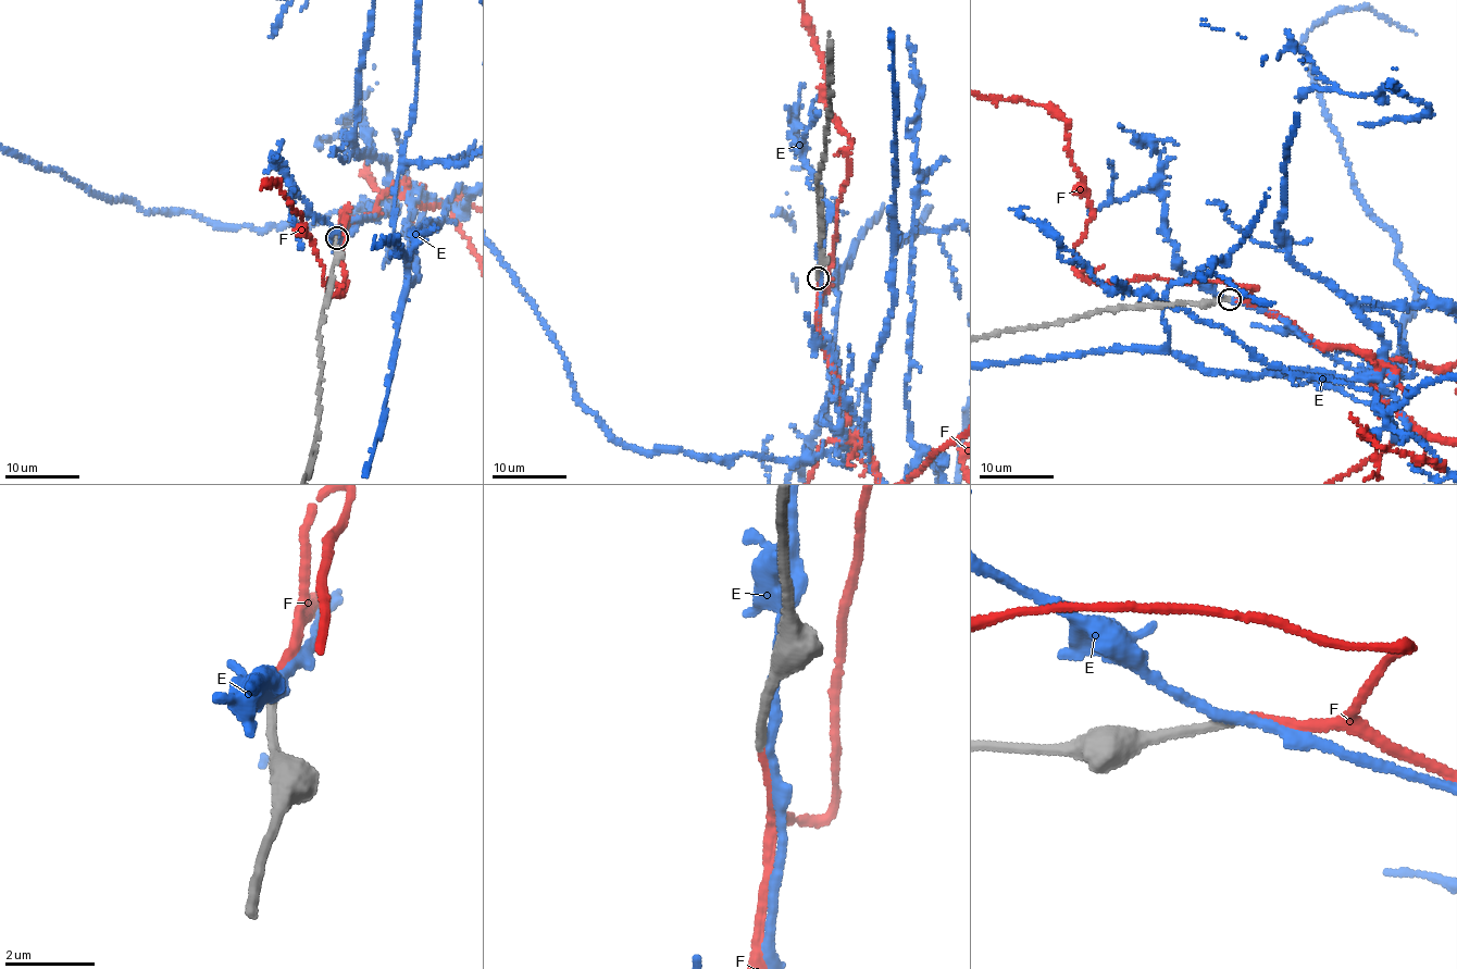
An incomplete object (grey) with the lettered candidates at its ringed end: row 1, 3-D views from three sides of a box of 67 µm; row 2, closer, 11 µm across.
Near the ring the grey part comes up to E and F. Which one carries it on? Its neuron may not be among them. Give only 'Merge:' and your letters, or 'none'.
Merge: F

